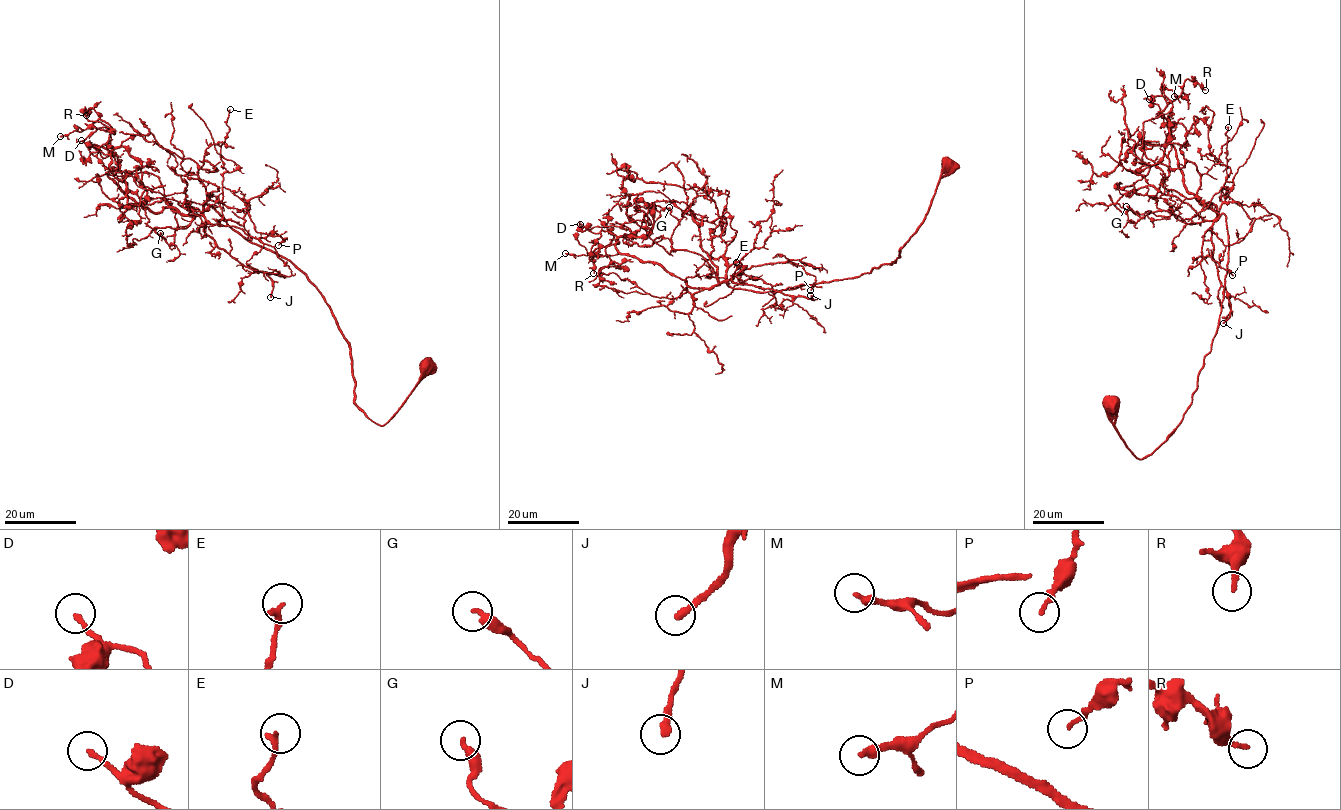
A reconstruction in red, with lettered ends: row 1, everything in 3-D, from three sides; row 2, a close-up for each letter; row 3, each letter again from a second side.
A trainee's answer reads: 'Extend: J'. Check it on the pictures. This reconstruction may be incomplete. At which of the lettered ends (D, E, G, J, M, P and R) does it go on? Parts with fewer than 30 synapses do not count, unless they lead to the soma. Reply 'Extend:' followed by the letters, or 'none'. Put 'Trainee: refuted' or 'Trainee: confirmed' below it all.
Extend: J
Trainee: confirmed

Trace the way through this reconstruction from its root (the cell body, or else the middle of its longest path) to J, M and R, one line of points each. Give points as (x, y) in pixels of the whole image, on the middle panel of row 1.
J: (946, 164), (921, 225), (895, 262), (774, 292), (727, 282), (810, 295)
M: (946, 164), (895, 262), (852, 278), (690, 288), (622, 254), (609, 231), (596, 253), (565, 253)
R: (946, 164), (895, 262), (852, 278), (690, 288), (622, 254), (609, 231), (593, 273)

